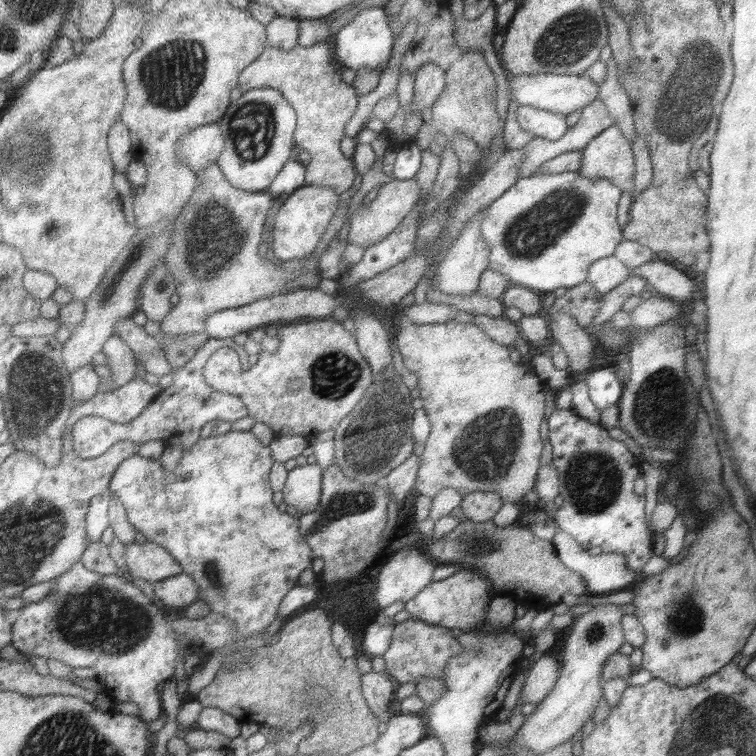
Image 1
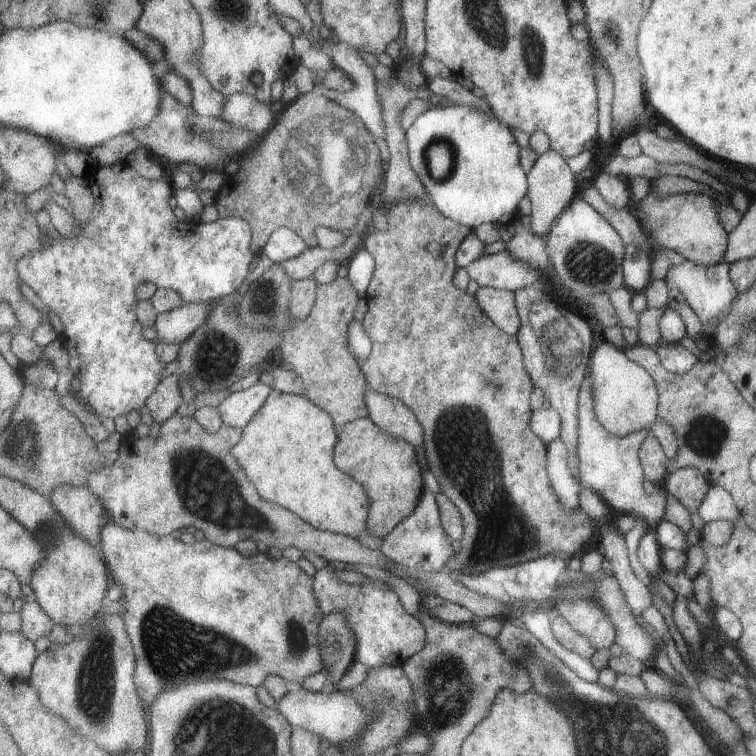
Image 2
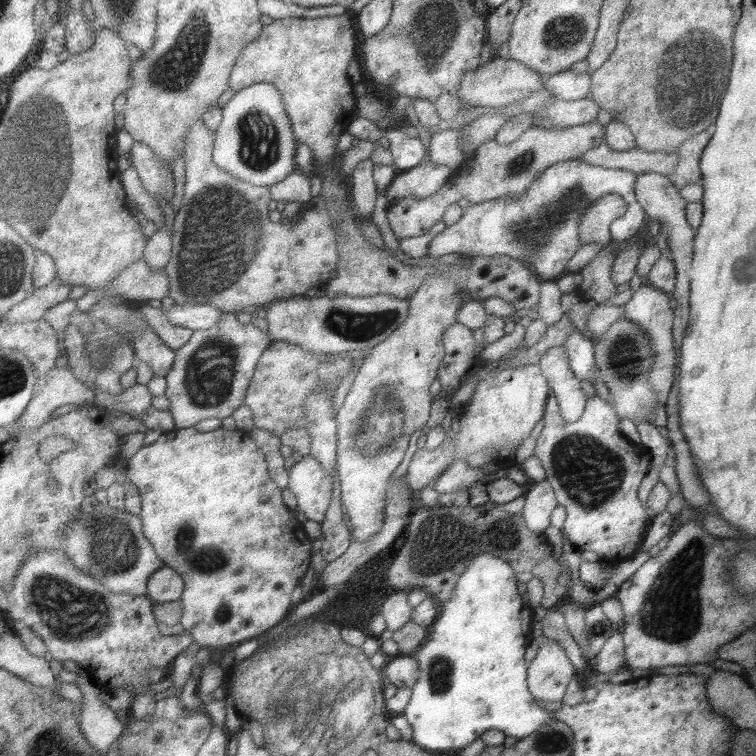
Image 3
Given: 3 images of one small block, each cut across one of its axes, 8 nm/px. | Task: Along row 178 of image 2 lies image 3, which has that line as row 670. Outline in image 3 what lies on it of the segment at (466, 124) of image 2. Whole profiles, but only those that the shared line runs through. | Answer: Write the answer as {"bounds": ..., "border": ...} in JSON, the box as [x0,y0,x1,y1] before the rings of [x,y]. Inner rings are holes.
{"bounds":[405,554,557,752],"border":[[[479,554],[471,560],[463,576],[459,578],[455,596],[441,606],[443,612],[431,626],[431,634],[419,652],[421,678],[413,688],[413,700],[405,712],[415,728],[413,742],[423,750],[431,748],[433,752],[461,752],[467,748],[467,744],[481,738],[481,734],[487,730],[501,730],[509,742],[515,742],[537,734],[547,724],[553,724],[557,718],[537,706],[533,694],[529,692],[529,684],[525,684],[523,652],[525,644],[529,644],[531,640],[531,626],[535,620],[533,608],[521,604],[509,562],[489,554]]]}

